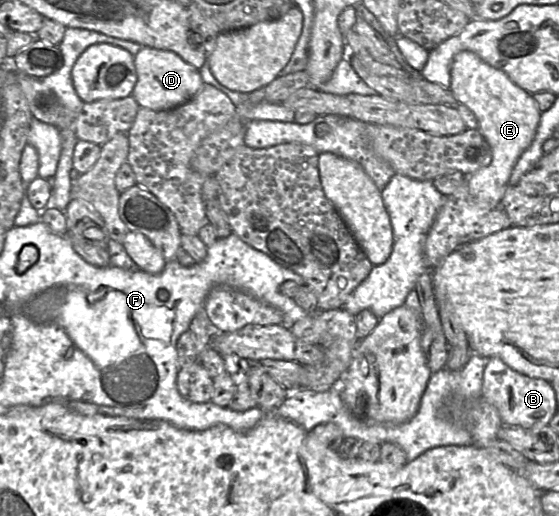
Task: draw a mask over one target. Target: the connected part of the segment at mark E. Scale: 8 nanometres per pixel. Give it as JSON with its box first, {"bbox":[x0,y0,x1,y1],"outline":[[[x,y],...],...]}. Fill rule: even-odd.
{"bbox":[450,51,542,207],"outline":[[[461,51],[454,56],[450,68],[450,90],[458,103],[467,106],[475,114],[477,129],[492,151],[491,163],[467,177],[469,193],[477,203],[499,207],[515,164],[534,140],[542,112],[532,94],[472,51]]]}

